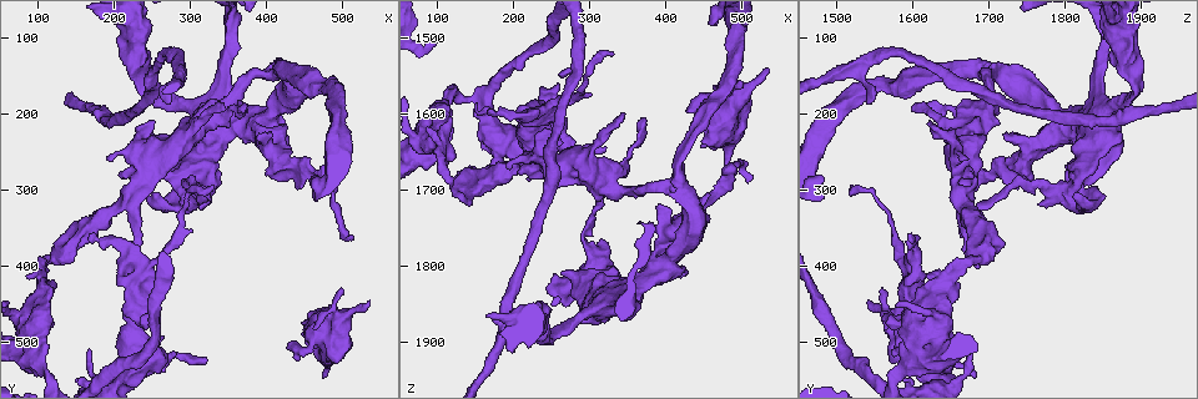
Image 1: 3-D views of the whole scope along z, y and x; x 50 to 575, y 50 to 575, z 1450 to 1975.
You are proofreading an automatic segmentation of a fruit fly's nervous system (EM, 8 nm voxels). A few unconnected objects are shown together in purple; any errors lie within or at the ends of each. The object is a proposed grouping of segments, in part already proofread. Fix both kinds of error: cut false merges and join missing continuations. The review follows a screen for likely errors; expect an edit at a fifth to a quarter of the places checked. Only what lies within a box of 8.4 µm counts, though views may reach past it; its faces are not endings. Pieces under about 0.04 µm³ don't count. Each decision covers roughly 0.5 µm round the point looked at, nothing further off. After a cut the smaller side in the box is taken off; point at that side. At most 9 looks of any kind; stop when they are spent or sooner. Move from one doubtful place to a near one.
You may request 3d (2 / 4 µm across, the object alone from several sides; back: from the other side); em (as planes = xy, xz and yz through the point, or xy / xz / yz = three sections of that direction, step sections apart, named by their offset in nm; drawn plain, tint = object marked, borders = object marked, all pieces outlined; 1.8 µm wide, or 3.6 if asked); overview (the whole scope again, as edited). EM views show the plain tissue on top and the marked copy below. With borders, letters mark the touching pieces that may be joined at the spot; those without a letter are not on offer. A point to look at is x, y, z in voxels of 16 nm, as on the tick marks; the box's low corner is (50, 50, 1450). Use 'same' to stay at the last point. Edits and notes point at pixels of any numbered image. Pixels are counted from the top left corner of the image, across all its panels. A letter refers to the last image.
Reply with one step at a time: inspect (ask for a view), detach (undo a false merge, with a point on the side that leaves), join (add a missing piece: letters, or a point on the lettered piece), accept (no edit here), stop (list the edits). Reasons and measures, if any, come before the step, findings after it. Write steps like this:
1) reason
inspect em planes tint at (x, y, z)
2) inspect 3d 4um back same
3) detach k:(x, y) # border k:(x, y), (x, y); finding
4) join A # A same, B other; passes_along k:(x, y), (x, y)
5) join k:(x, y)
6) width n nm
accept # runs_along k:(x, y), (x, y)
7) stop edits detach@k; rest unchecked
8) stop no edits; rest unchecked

sudden change in width
inspect em yz step 16 borders at (100, 515, 1620)

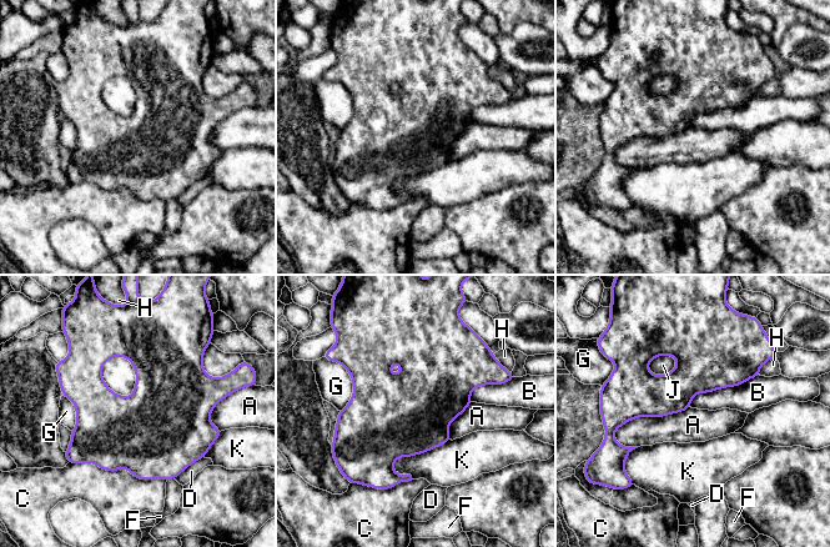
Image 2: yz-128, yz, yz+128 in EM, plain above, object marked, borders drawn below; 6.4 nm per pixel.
longest_contact C 650 nm
accept # A other, B other, C other, D other, F other, G other, H other, J other, K other; border 2:(690, 407), (634, 417), (613, 435); all the same neuron

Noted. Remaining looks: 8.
thin end
inspect em xz step 4 borders at (515, 360, 1685)

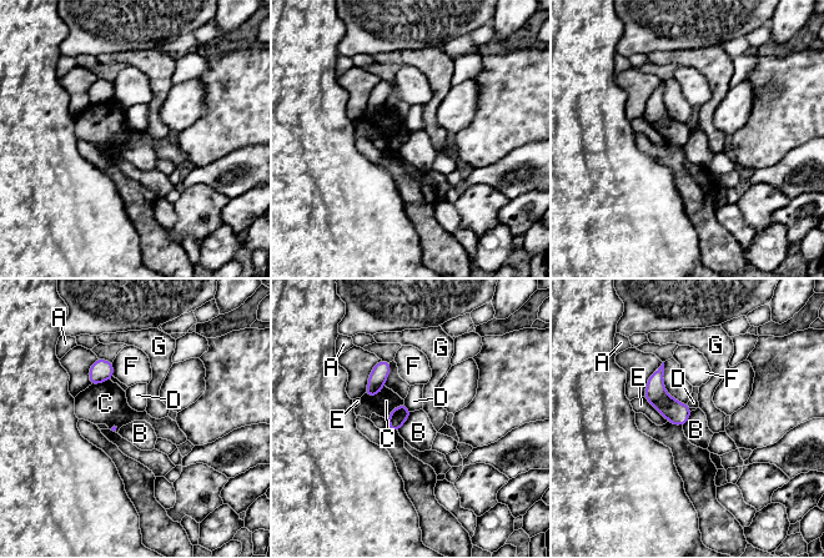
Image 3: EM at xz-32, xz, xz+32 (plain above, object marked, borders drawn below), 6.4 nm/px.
accept # A other, B other, C other, D other, E other, F other, G other; border 3:(411, 412), (410, 417), (397, 431); no lettered piece goes on from it

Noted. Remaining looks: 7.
three arms meet
inspect em 3.6um xz step 4 borders at (400, 150, 1695)

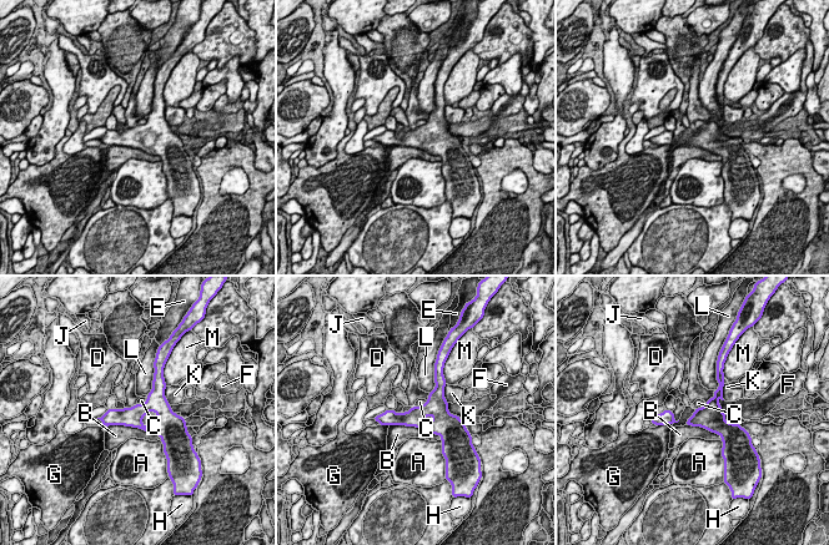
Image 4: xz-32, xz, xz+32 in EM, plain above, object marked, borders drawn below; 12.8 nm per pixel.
inspect em 3.6um planes borders same

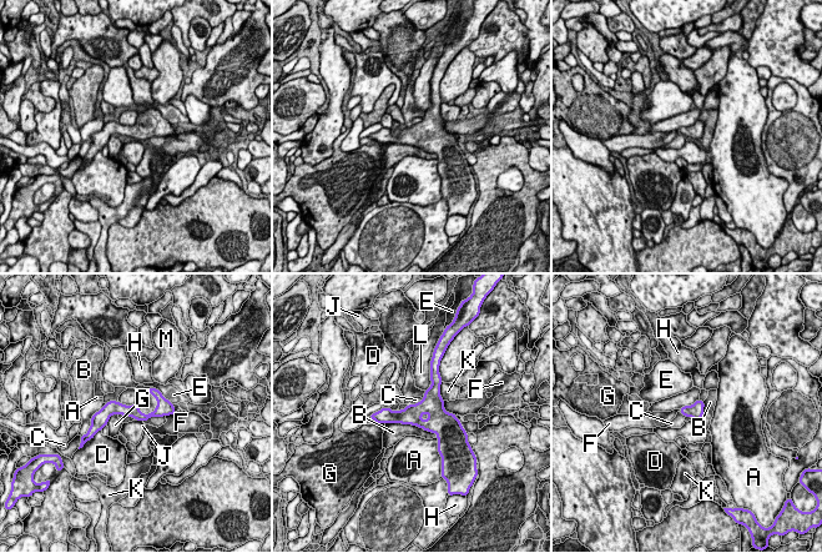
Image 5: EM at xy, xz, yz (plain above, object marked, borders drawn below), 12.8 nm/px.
accept # A other, B other, C other, D other, E other, F other, G other, H other, J other, K other, L other, M other; runs_along 5:(167, 406), (149, 416), (109, 410), (97, 421); one neuron here

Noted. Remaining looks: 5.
branch stops here
inspect 3d 4um at (265, 315, 1850)

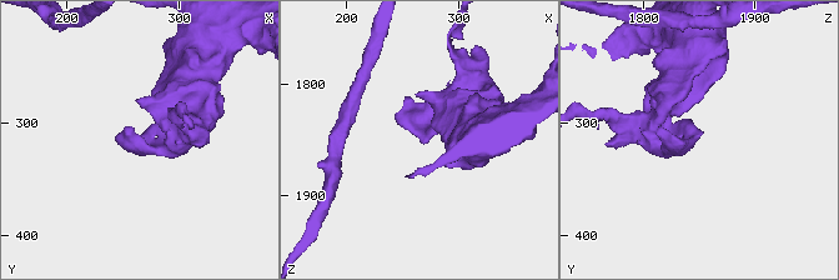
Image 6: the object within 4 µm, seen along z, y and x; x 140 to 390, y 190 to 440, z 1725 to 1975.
now the EM
inspect em planes borders at (262, 314, 1850)

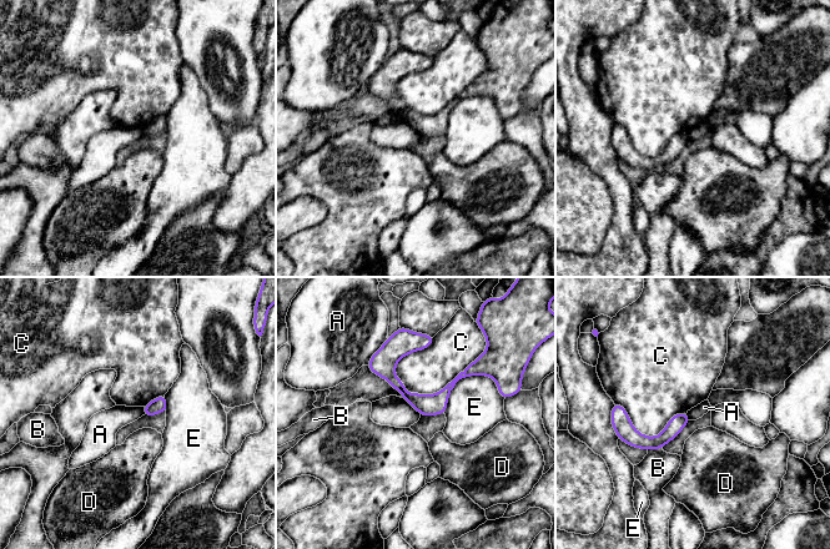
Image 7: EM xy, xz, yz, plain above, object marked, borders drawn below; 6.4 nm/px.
accept # A other, B other, C other, D other, E other; border 7:(387, 338), (366, 364); no lettered piece goes on from it

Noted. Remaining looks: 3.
stop no edits; rest unchecked

